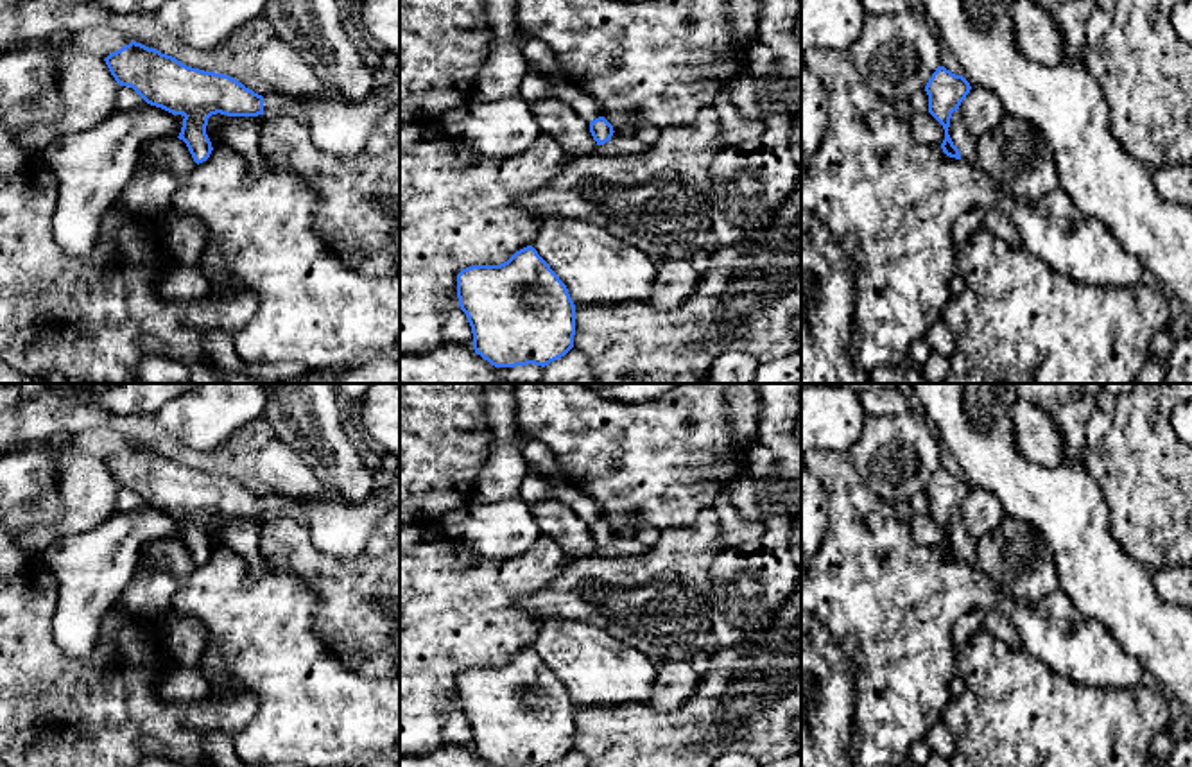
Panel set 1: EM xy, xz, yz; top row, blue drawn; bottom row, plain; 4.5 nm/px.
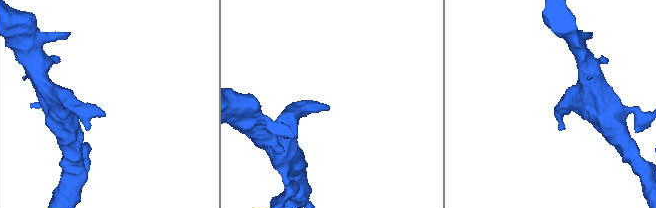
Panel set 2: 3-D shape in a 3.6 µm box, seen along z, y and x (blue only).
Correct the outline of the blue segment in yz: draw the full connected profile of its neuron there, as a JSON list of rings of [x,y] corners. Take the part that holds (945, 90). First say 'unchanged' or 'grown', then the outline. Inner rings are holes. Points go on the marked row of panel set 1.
unchanged; [[[937,66],[925,86],[925,91],[929,95],[929,113],[945,129],[941,149],[946,156],[955,159],[961,159],[961,152],[948,134],[950,118],[952,113],[959,109],[970,90],[972,86],[963,75],[955,75],[945,66]]]

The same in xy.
grown; [[[136,41],[104,61],[120,86],[133,88],[151,106],[185,116],[177,138],[197,165],[213,151],[206,134],[212,115],[269,116],[283,109],[299,111],[298,99],[290,95],[271,90],[262,97],[229,75],[186,66]]]

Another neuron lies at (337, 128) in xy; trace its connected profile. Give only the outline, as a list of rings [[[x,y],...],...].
[[[400,77],[384,93],[373,93],[364,104],[350,106],[326,99],[298,99],[299,113],[310,125],[312,143],[323,152],[353,158],[387,111],[400,102]]]

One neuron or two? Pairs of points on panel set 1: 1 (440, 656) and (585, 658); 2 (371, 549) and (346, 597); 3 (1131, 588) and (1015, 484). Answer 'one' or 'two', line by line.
1: two
2: two
3: one

